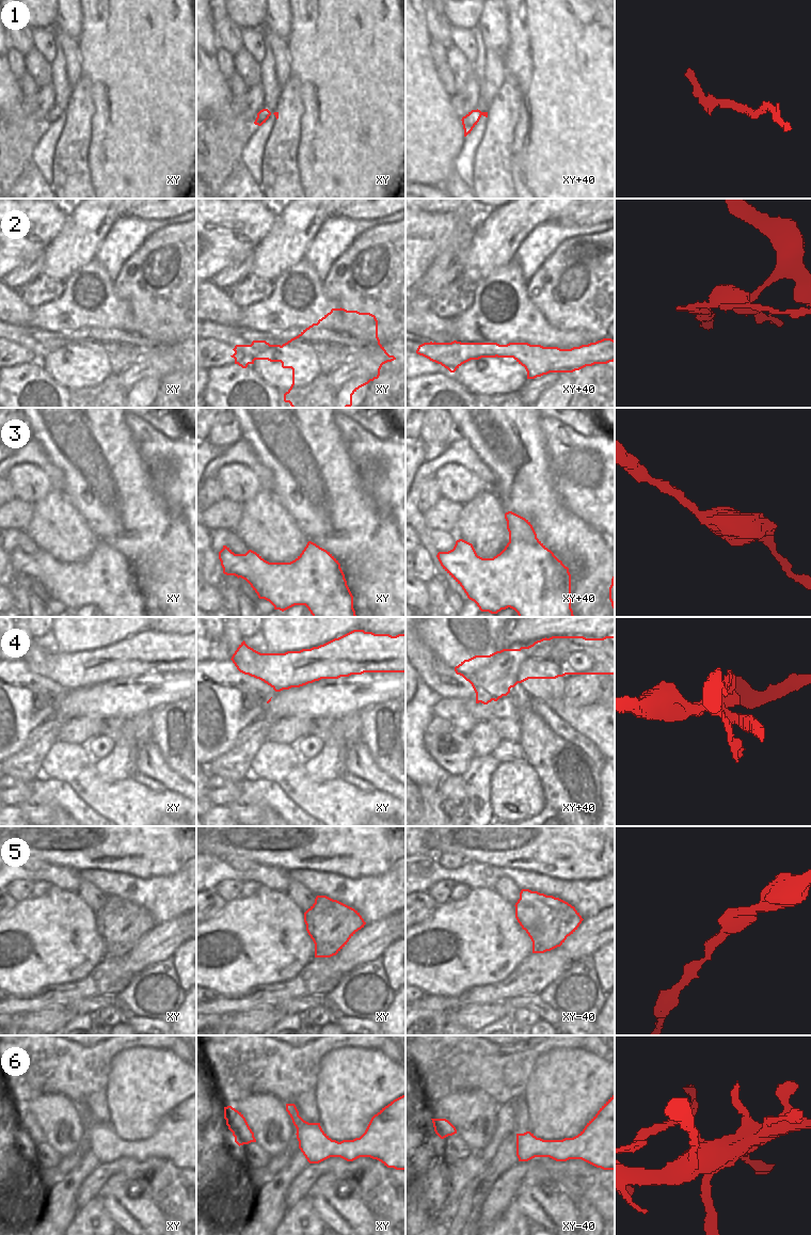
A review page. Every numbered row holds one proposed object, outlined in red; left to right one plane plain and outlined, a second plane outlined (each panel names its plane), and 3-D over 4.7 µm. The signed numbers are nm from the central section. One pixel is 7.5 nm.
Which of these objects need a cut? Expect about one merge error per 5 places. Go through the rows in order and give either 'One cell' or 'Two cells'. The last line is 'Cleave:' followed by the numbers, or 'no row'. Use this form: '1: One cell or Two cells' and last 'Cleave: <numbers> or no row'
1: One cell
2: Two cells
3: One cell
4: Two cells
5: One cell
6: Two cells
Cleave: 2, 4, 6

